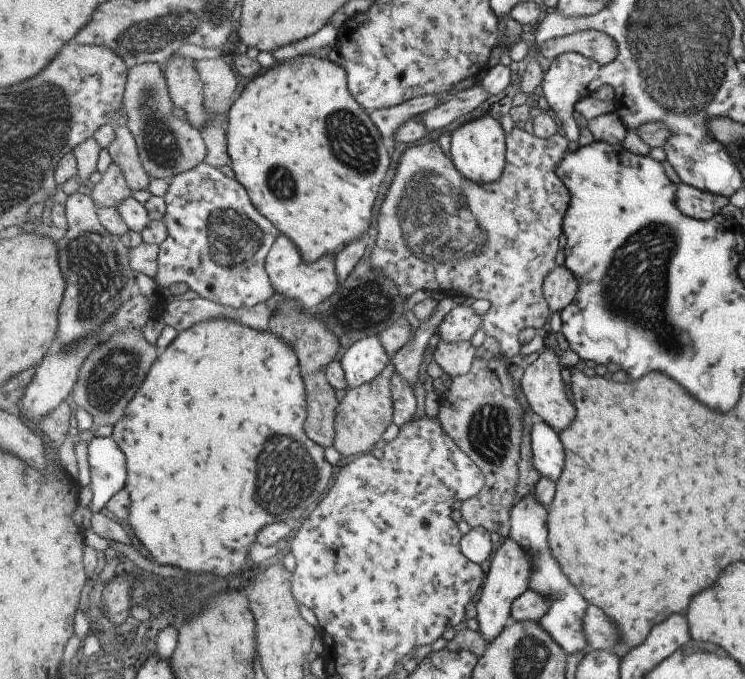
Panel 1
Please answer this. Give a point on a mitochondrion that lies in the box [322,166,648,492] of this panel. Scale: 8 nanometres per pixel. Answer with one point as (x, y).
(488, 430)

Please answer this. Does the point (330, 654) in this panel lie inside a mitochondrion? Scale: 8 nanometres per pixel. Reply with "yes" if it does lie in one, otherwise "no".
no

